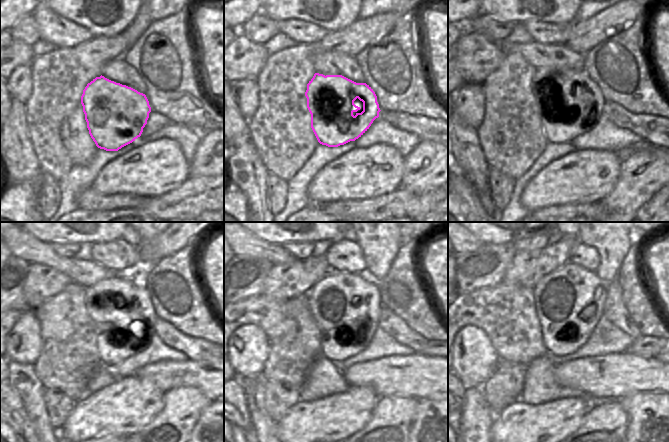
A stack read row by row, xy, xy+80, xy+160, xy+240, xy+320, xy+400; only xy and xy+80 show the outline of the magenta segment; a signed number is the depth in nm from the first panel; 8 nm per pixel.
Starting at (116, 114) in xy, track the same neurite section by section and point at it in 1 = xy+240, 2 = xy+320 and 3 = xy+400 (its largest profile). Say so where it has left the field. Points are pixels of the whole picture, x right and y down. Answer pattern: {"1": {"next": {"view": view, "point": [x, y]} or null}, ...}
{"1": {"next": {"view": "xy+240", "point": [115, 300]}}, "2": {"next": {"view": "xy+320", "point": [346, 308]}}, "3": {"next": {"view": "xy+400", "point": [569, 301]}}}

